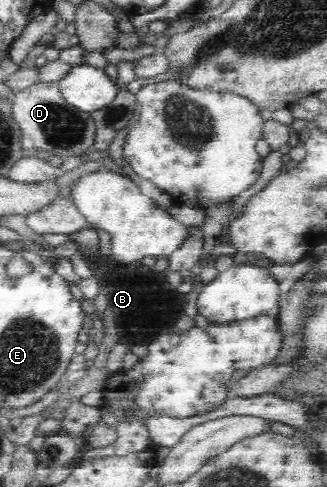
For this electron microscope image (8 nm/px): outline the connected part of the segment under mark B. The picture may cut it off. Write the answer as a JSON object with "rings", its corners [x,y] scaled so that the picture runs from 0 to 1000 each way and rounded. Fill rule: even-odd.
{"rings":[[[235,503],[235,522],[248,524],[272,546],[281,567],[297,573],[300,604],[281,616],[294,637],[309,641],[303,655],[315,663],[315,692],[297,706],[300,727],[284,737],[287,747],[269,754],[269,766],[251,780],[229,782],[205,801],[205,809],[180,809],[174,823],[125,844],[119,850],[150,858],[165,846],[202,842],[217,821],[245,819],[248,813],[278,803],[315,803],[330,774],[324,741],[346,710],[358,704],[401,715],[410,706],[456,708],[495,686],[547,690],[560,682],[578,682],[584,674],[602,674],[615,682],[633,682],[648,674],[648,665],[630,674],[612,674],[596,667],[593,655],[566,645],[563,628],[572,620],[572,604],[526,595],[511,569],[495,559],[480,559],[443,546],[428,534],[410,540],[370,542],[346,526],[321,528],[309,511],[297,509],[287,526],[260,522],[260,513]],[[416,552],[422,563],[416,567]]]}

